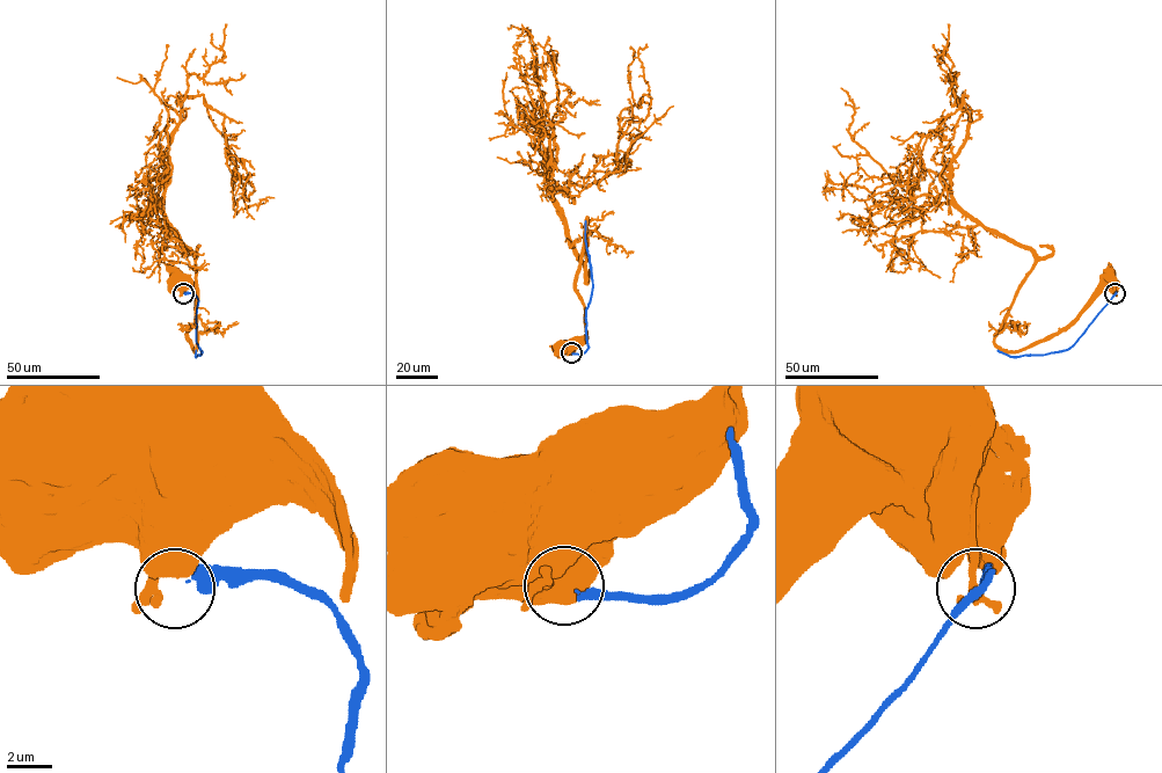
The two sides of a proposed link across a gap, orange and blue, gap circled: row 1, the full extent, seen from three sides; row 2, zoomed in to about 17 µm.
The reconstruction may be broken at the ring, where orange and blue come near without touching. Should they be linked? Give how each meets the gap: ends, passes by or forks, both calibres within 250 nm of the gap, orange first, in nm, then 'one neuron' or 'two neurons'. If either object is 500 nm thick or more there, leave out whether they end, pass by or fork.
orange passes by | blue ends | 400/360 nm | two neurons

